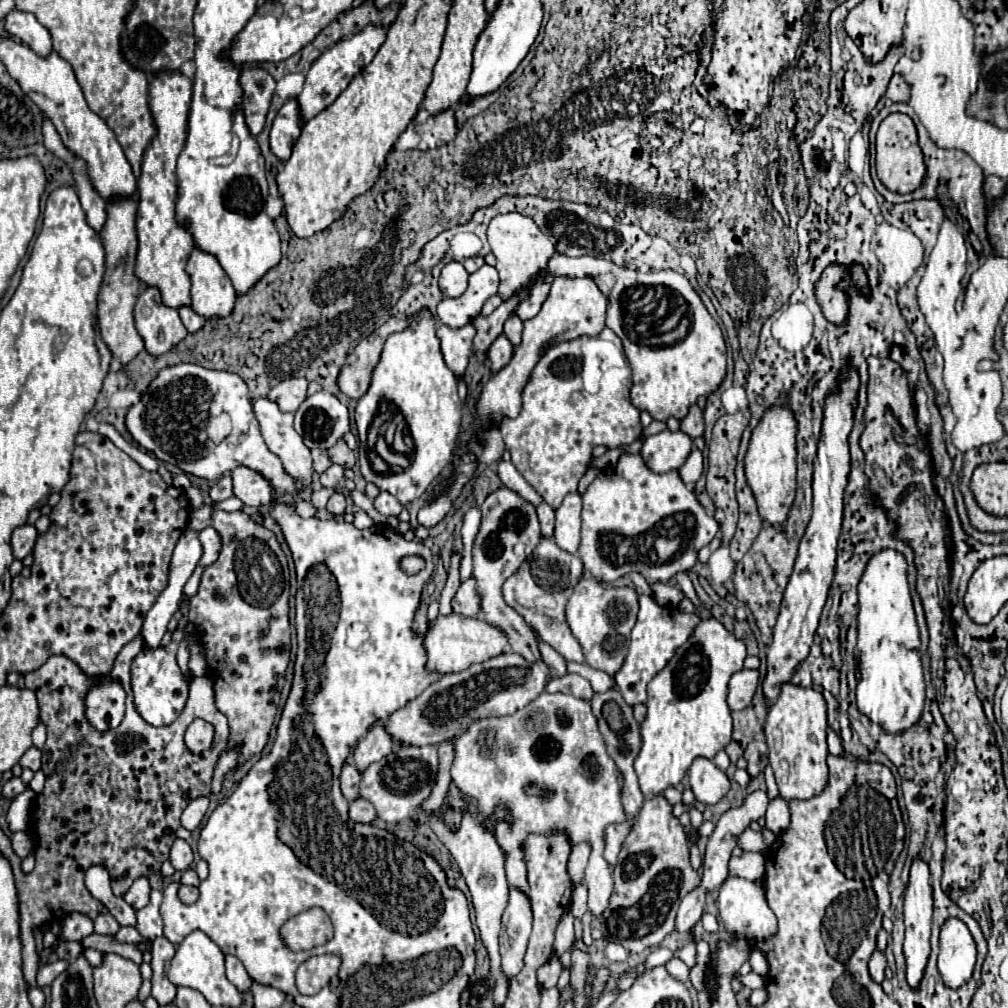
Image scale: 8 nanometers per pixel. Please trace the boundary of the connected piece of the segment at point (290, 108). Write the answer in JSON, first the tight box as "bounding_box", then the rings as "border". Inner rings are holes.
{"bounding_box":[269,100,301,160],"border":[[[287,100],[283,104],[283,108],[277,112],[273,126],[271,126],[271,134],[269,134],[269,146],[271,152],[279,158],[279,160],[287,160],[291,156],[291,148],[295,144],[295,140],[301,134],[301,120],[299,120],[299,106],[297,100]]]}

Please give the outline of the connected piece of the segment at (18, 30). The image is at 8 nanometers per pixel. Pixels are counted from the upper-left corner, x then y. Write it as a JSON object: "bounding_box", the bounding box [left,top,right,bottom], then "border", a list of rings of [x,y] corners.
{"bounding_box":[5,10,53,56],"border":[[[11,10],[5,16],[5,30],[19,42],[33,48],[39,56],[47,56],[53,50],[49,30],[43,24],[39,24],[39,20],[29,12]]]}

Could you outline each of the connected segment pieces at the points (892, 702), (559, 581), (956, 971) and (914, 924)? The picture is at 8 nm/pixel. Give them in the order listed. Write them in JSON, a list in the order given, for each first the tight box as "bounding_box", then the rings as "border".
[{"bounding_box":[857,550,925,734],"border":[[[895,550],[875,554],[859,582],[859,640],[857,658],[857,708],[889,734],[909,730],[921,718],[925,682],[919,656],[919,630],[907,586],[907,562]]]},{"bounding_box":[501,538,583,663],"border":[[[543,538],[533,550],[533,554],[519,566],[519,570],[513,576],[505,580],[501,588],[503,600],[525,618],[527,626],[535,630],[535,634],[545,644],[557,650],[566,661],[578,663],[583,663],[583,652],[565,620],[565,604],[575,584],[581,580],[581,576],[583,576],[583,564],[579,556],[559,548],[553,540]]]},{"bounding_box":[939,918,975,988],"border":[[[949,918],[941,926],[939,974],[949,988],[961,988],[971,980],[975,968],[975,942],[959,918]]]},{"bounding_box":[903,858,933,990],"border":[[[915,858],[911,866],[911,876],[909,876],[909,886],[905,892],[905,942],[903,942],[903,954],[905,954],[905,974],[907,974],[907,984],[917,990],[919,982],[923,978],[927,958],[931,952],[931,914],[933,914],[933,898],[931,898],[931,886],[929,886],[929,866],[921,860]]]}]

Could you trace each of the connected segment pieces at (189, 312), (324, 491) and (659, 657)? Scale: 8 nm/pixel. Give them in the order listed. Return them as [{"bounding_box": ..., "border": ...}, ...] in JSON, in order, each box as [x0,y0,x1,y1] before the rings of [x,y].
[{"bounding_box":[179,306,205,332],"border":[[[181,306],[179,314],[181,314],[181,320],[183,320],[183,324],[185,324],[185,328],[189,332],[197,332],[205,324],[205,318],[199,316],[199,314],[195,314],[191,306]]]},{"bounding_box":[311,488,333,510],"border":[[[321,488],[319,492],[313,492],[313,494],[311,494],[311,504],[313,504],[317,510],[325,508],[325,504],[327,504],[327,500],[329,500],[331,494],[333,494],[333,488]]]},{"bounding_box":[615,596,699,706],"border":[[[639,596],[639,614],[637,614],[637,624],[631,632],[629,652],[625,656],[621,670],[615,676],[617,688],[629,706],[647,702],[647,684],[671,660],[675,650],[693,634],[693,628],[697,624],[699,624],[697,614],[685,614],[679,612],[677,608],[665,608],[659,606],[649,596]]]}]

